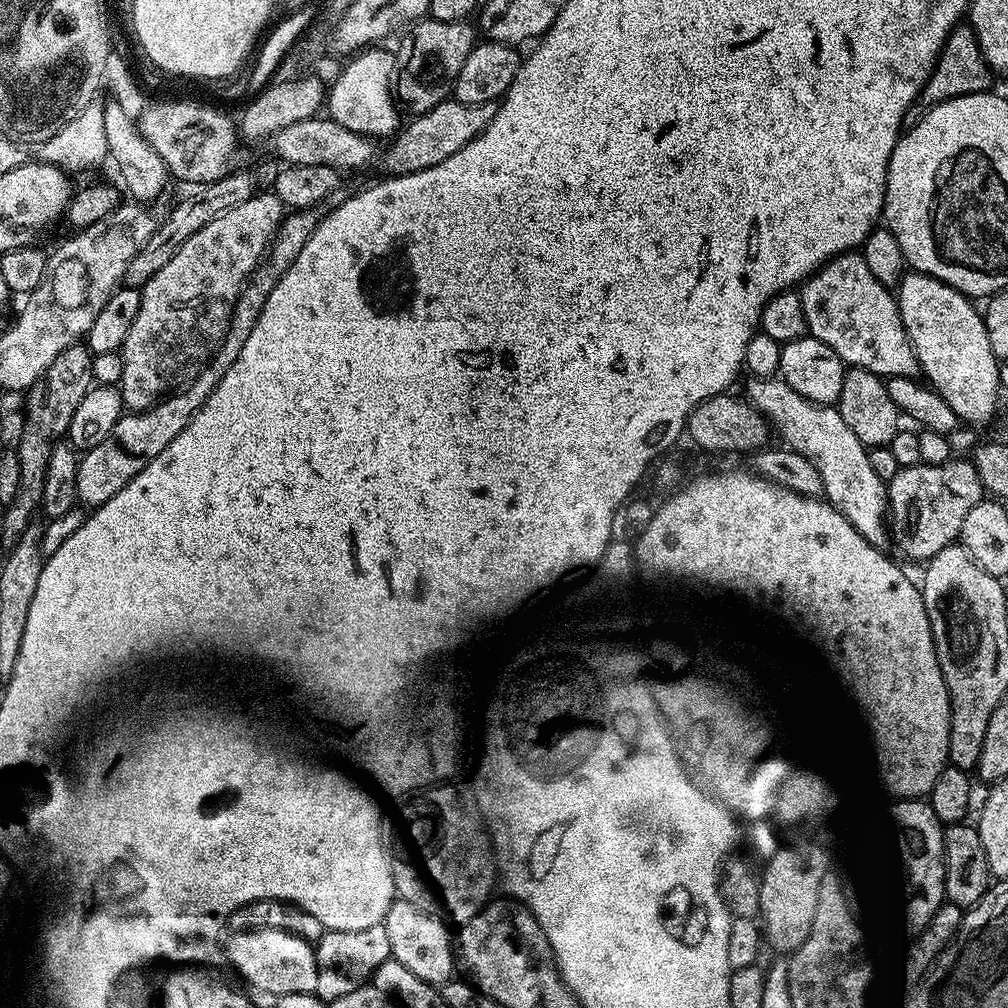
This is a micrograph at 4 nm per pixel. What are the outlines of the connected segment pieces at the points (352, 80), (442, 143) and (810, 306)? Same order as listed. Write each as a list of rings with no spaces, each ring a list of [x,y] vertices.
[[[368,46],[345,64],[348,65],[341,70],[340,77],[327,89],[327,115],[334,122],[346,126],[346,130],[354,130],[363,136],[391,137],[402,124],[402,119],[396,113],[398,104],[394,99],[395,55],[389,49],[387,52],[384,46]]]
[[[454,98],[443,100],[428,112],[421,112],[411,117],[412,121],[405,123],[391,137],[388,149],[379,153],[378,164],[385,177],[405,176],[408,172],[417,172],[428,168],[432,164],[445,160],[466,146],[475,136],[484,129],[485,123],[492,118],[494,108],[492,104],[463,104]]]
[[[856,250],[841,252],[839,256],[833,256],[827,264],[816,269],[798,288],[802,310],[805,311],[807,331],[826,346],[830,346],[830,350],[834,350],[834,354],[838,354],[845,365],[865,368],[871,372],[884,368],[885,377],[919,377],[921,375],[920,364],[916,361],[912,338],[904,328],[897,297],[893,293],[891,296],[888,292],[891,292],[889,285],[878,282],[878,278],[870,274],[870,266],[866,266],[863,255]]]

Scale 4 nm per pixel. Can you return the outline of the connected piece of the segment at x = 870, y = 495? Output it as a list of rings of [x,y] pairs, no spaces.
[[[752,378],[747,381],[747,399],[752,401],[758,411],[768,419],[769,425],[773,429],[780,431],[780,436],[785,445],[790,446],[791,451],[800,452],[816,465],[818,474],[824,483],[823,495],[828,503],[839,510],[855,528],[860,531],[871,544],[879,545],[880,539],[886,536],[886,517],[888,516],[888,485],[885,480],[880,478],[870,466],[868,457],[869,449],[865,448],[858,438],[854,438],[854,430],[842,422],[842,414],[839,407],[826,404],[813,404],[798,390],[794,390],[782,378]]]

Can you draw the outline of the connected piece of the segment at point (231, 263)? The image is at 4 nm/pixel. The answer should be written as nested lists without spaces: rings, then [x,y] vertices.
[[[261,191],[246,202],[226,210],[218,218],[202,226],[202,230],[186,238],[186,242],[182,242],[182,246],[176,249],[170,262],[166,262],[166,266],[162,266],[142,285],[138,314],[126,334],[124,347],[119,351],[122,358],[122,378],[118,389],[125,409],[143,412],[145,408],[152,407],[171,389],[168,387],[171,386],[172,379],[187,364],[199,365],[207,361],[220,347],[240,289],[263,261],[272,241],[276,239],[285,215],[286,206],[277,198],[275,191]]]

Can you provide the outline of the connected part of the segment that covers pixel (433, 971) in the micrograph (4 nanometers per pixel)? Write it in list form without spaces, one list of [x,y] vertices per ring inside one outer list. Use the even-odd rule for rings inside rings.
[[[397,898],[393,900],[383,924],[390,938],[392,959],[402,962],[402,966],[422,978],[422,982],[439,986],[457,975],[458,957],[454,951],[454,936],[449,925],[439,916],[431,916],[428,912],[418,910],[418,906]]]

